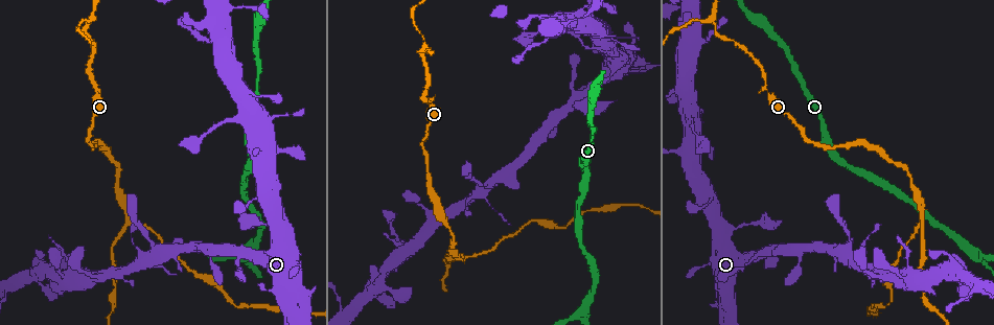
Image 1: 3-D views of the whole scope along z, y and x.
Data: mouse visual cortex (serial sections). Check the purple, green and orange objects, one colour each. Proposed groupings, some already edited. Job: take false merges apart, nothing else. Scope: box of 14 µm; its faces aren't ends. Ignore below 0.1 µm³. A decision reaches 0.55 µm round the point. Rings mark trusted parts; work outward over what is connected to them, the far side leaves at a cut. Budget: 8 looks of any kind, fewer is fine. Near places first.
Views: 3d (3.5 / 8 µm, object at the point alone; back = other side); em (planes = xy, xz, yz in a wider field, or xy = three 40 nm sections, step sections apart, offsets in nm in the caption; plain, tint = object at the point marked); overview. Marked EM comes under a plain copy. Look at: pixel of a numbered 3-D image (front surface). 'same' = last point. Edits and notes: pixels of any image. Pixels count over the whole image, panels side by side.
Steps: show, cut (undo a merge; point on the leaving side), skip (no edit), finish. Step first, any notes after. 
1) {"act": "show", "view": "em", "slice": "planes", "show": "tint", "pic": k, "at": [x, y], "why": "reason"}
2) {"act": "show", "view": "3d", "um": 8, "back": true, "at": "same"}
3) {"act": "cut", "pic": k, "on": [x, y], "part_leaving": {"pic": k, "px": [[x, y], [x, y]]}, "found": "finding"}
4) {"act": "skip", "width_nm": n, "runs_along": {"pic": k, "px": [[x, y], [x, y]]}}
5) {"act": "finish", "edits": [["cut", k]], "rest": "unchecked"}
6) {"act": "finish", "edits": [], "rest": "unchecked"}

{"act": "show", "view": "3d", "um": 3.5, "pic": 1, "at": [618, 65], "why": "abrupt turn"}

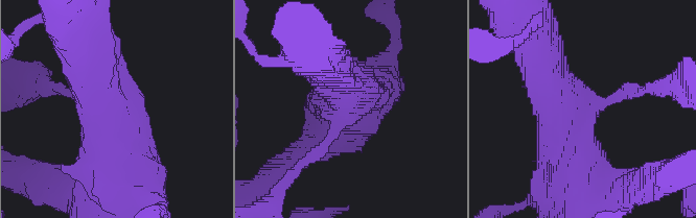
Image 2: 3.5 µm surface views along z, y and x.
{"act": "show", "view": "em", "slice": "xy", "step": 2, "show": "tint", "pic": 2, "at": [586, 111], "why": "shape alone is not enough"}

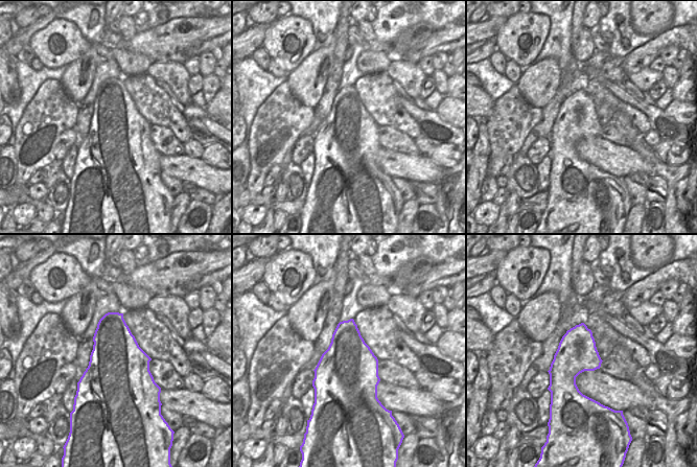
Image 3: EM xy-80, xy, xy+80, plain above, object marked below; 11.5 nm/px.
{"act": "skip", "runs_along": {"pic": 2, "px": [[579, 202], [544, 65]]}, "found": "all the same cell"}

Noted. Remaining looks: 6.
{"act": "show", "view": "3d", "um": 3.5, "pic": 1, "at": [593, 15], "why": "thin arm on a thick one"}

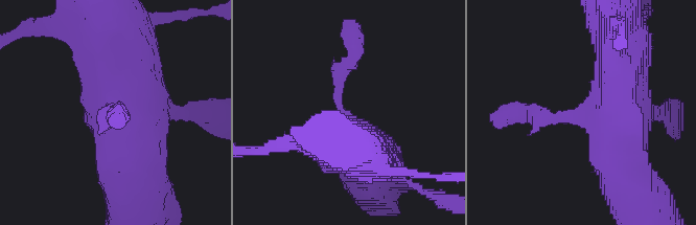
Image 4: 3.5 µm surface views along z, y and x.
{"act": "show", "view": "em", "slice": "xy", "step": 3, "show": "tint", "pic": 4, "at": [574, 116], "arms": 3, "arm_widths_nm": [250, 600, 700], "why": "shape alone is not enough"}

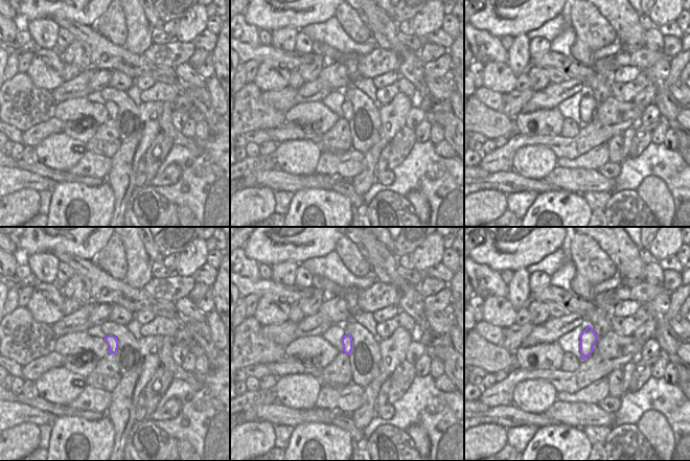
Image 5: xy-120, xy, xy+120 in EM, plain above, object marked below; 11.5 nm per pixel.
{"act": "skip", "runs_along": {"pic": 4, "px": [[613, 149], [608, 114], [536, 111]]}, "found": "one cell here"}

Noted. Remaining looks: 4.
{"act": "show", "view": "3d", "um": 3.5, "pic": 1, "at": [217, 12], "why": "calibre changes"}

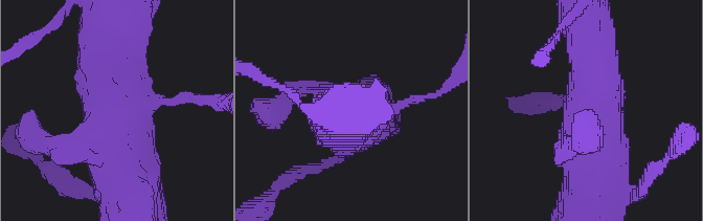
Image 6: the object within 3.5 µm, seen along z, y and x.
{"act": "show", "view": "em", "slice": "xy", "step": 2, "show": "tint", "pic": 6, "at": [118, 120]}

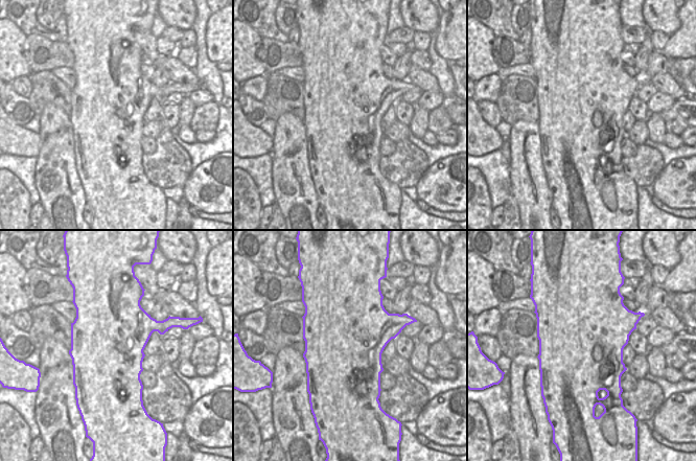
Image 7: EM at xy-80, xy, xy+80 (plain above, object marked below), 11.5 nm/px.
{"act": "skip", "width_nm": 1000, "runs_along": {"pic": 6, "px": [[117, 186], [114, 122], [178, 100]]}, "found": "one cell here"}

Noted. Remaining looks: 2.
{"act": "show", "view": "3d", "um": 3.5, "pic": 1, "at": [423, 47], "why": "three arms meet"}

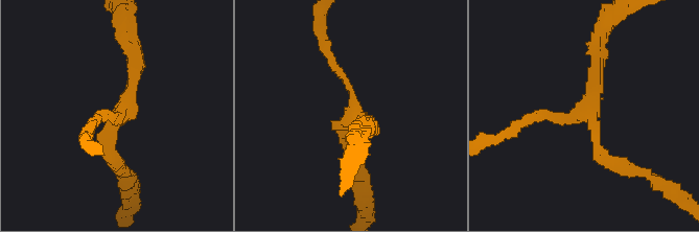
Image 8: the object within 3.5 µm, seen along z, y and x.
{"act": "show", "view": "em", "slice": "xy", "step": 3, "show": "tint", "pic": 8, "at": [119, 116], "why": "now the EM"}

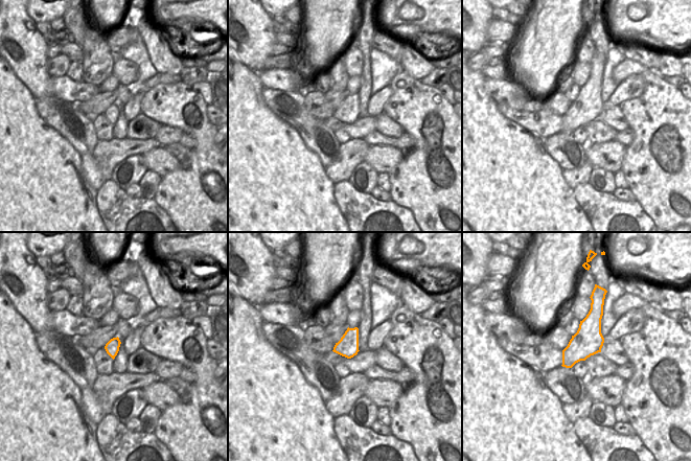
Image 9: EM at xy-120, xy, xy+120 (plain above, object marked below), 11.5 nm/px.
{"act": "skip", "arm_widths_nm": [150, 200, 200], "runs_along": {"pic": 8, "px": [[621, 166], [597, 146], [588, 115], [528, 118]]}, "found": "one cell here"}

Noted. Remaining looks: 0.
{"act": "finish", "edits": [], "rest": "unchecked"}

